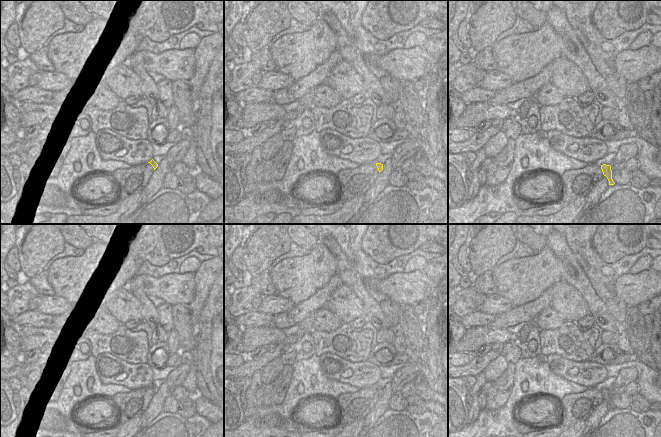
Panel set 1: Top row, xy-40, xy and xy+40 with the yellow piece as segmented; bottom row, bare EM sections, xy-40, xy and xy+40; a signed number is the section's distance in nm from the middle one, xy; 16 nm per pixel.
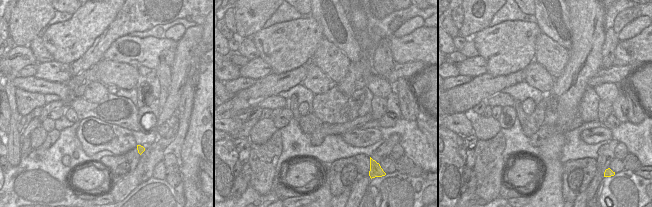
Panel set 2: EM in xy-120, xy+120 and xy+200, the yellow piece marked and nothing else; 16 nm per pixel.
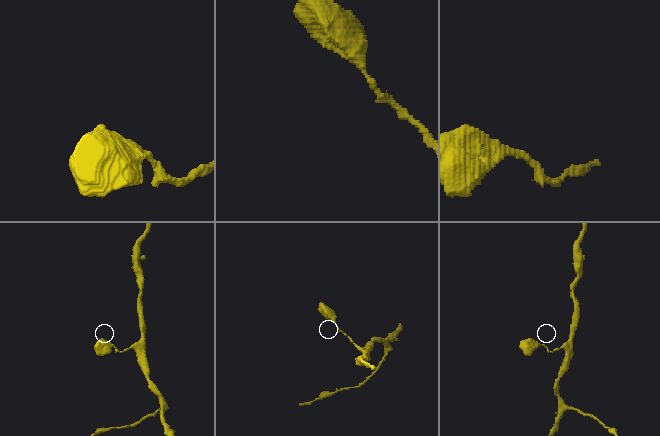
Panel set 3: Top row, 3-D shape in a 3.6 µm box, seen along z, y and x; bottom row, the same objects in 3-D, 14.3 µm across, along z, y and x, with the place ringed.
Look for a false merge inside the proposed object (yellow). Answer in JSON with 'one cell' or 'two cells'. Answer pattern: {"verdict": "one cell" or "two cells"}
{"verdict": "one cell"}

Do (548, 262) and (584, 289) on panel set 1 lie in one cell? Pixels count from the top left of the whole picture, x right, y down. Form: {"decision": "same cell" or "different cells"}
{"decision": "different cells"}

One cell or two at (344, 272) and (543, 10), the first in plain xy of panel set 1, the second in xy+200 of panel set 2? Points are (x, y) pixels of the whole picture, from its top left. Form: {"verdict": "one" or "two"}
{"verdict": "one"}

